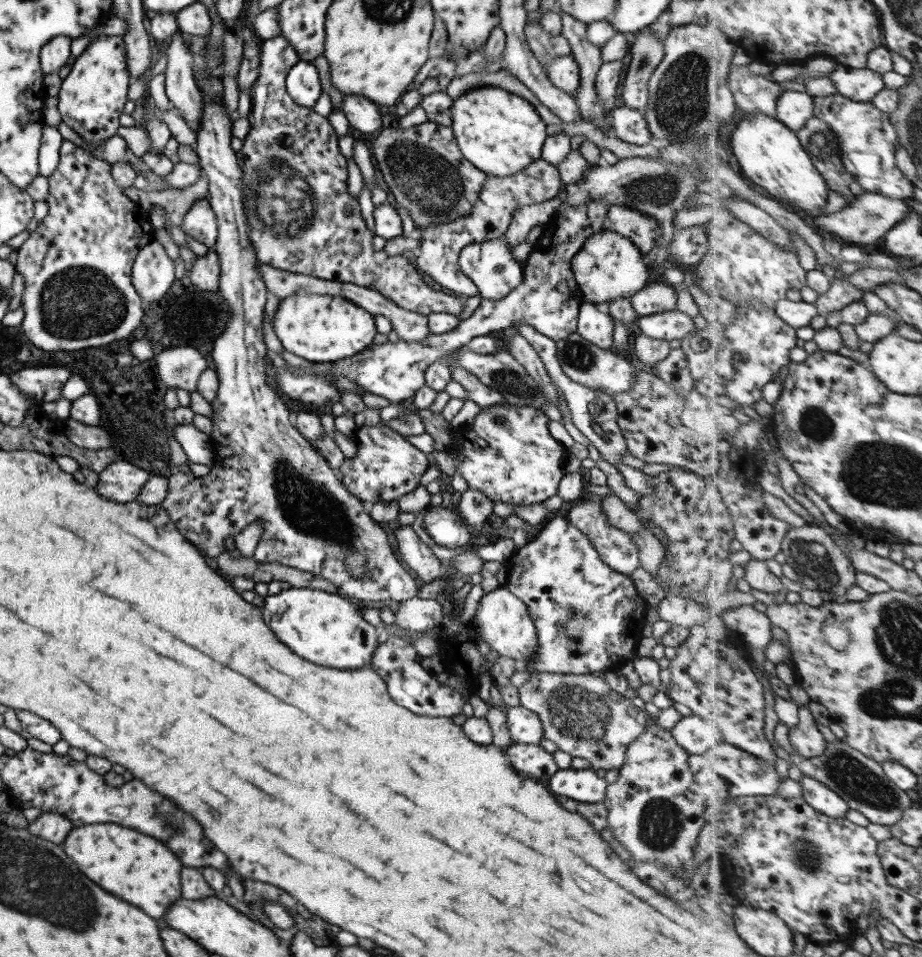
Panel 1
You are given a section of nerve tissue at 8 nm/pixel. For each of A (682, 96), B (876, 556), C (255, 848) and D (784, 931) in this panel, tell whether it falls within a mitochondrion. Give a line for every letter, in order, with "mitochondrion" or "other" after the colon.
A: mitochondrion
B: other
C: other
D: other

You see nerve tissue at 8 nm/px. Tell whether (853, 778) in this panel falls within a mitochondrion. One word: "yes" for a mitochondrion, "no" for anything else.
yes

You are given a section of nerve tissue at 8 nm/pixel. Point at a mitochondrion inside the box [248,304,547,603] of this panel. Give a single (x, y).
(311, 512)

